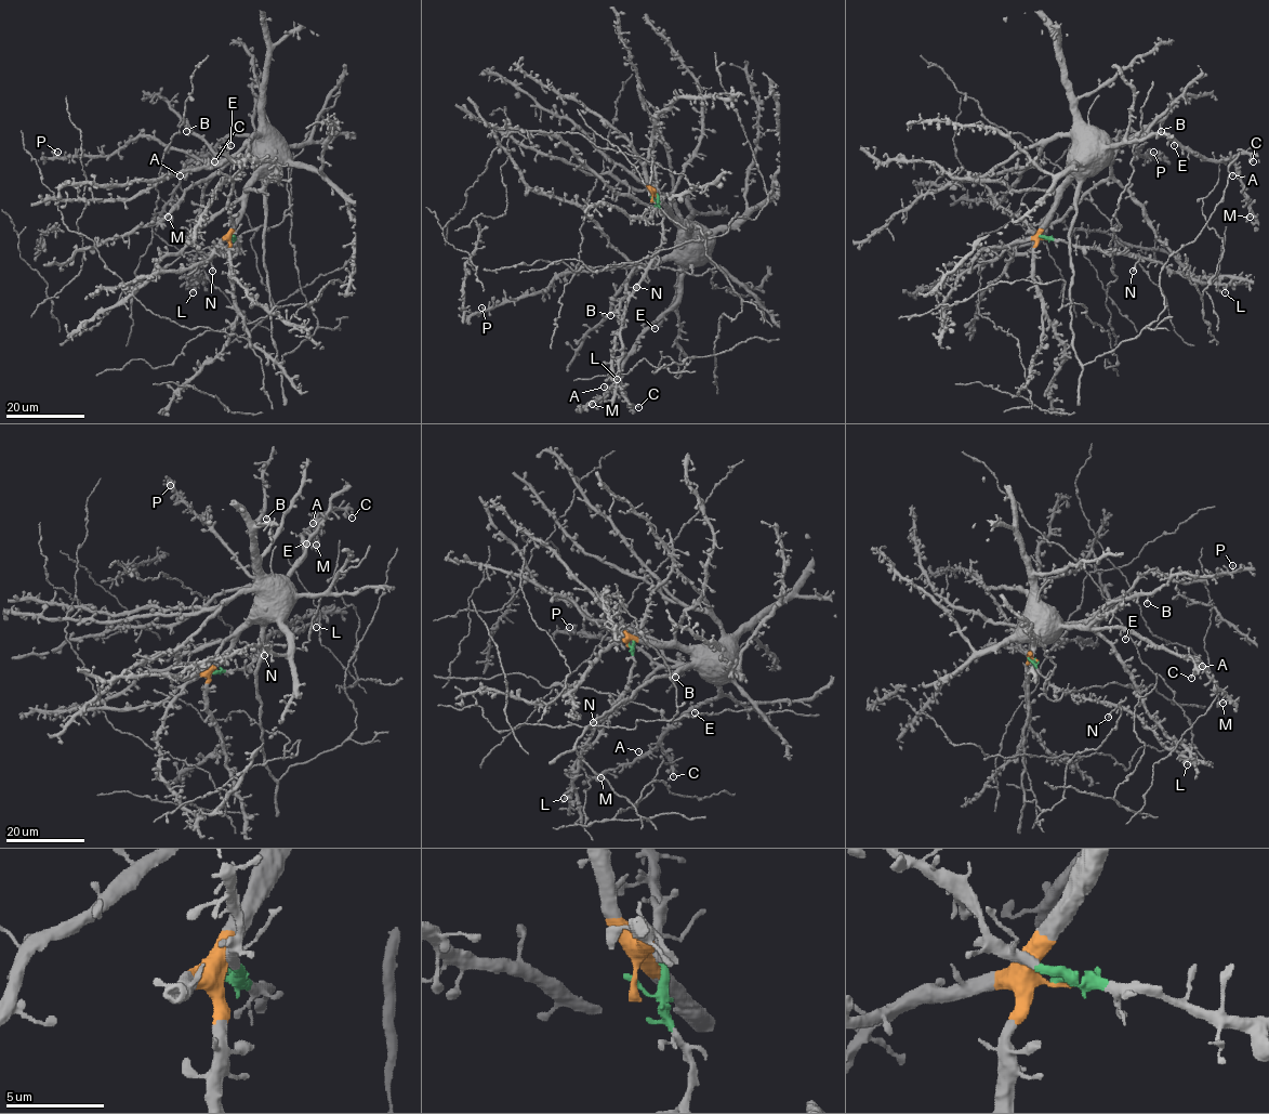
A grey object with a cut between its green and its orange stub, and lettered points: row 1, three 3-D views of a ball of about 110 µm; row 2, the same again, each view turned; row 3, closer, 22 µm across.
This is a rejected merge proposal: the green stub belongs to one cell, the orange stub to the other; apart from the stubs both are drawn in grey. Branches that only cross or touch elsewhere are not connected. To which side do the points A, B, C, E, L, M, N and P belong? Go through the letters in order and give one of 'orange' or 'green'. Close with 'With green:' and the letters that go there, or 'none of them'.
A: orange
B: orange
C: orange
E: orange
L: green
M: orange
N: green
P: orange
With green: L, N

